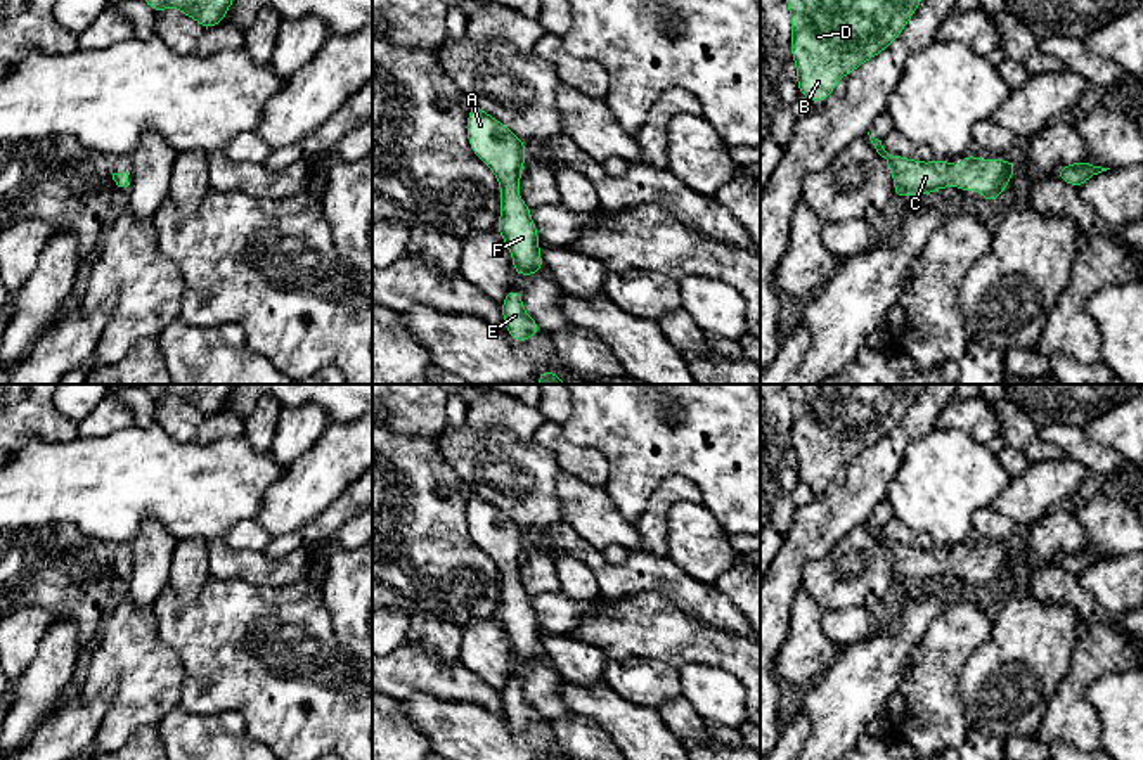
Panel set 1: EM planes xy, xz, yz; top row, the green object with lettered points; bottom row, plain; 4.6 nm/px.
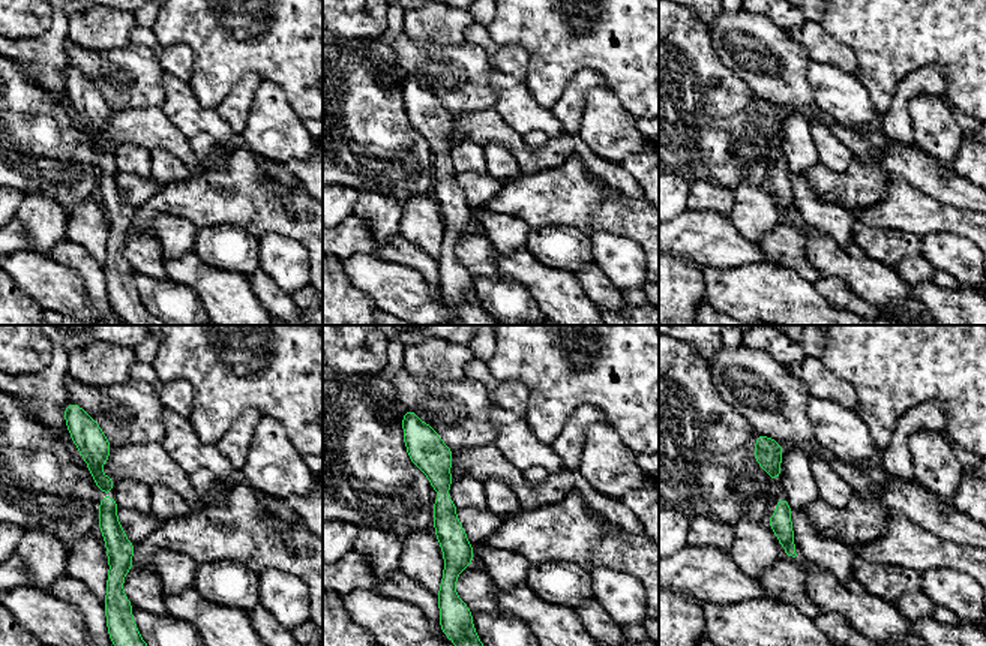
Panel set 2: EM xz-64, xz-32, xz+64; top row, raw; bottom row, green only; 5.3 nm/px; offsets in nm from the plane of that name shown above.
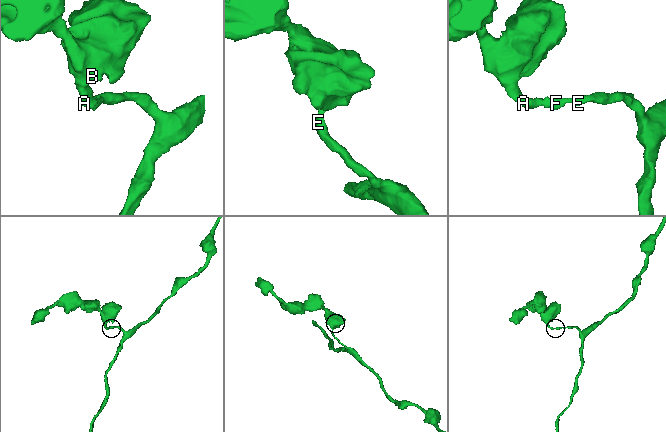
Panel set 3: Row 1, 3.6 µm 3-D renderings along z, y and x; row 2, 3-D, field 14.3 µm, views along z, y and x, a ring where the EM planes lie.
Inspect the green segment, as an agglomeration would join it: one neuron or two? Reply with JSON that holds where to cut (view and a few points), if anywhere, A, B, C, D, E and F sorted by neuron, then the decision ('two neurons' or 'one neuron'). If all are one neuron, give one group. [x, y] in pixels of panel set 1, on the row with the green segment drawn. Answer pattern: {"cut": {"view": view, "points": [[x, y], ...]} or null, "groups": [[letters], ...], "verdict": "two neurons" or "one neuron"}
{"cut": null, "groups": [["A", "B", "C", "D", "E", "F"]], "verdict": "one neuron"}

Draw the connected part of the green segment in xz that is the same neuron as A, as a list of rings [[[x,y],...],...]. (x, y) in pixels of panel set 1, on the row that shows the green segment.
[[[471,106],[466,133],[471,151],[494,171],[500,185],[500,218],[497,230],[511,251],[514,274],[542,272],[539,234],[530,208],[516,194],[525,164],[525,142],[499,119]]]

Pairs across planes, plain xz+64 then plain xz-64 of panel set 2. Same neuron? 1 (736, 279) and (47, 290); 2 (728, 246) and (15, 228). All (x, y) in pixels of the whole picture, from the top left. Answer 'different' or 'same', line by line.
1: same
2: same

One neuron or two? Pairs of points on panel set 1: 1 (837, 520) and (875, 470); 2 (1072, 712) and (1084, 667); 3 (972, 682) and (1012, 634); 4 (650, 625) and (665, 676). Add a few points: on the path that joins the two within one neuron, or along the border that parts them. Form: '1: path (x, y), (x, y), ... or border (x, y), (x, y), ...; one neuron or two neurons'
1: path (842, 508), (863, 482); one neuron
2: path (1072, 702), (1072, 689), (1081, 677); one neuron
3: path (984, 670), (1008, 646); one neuron
4: border (622, 658), (657, 658), (678, 669); two neurons

